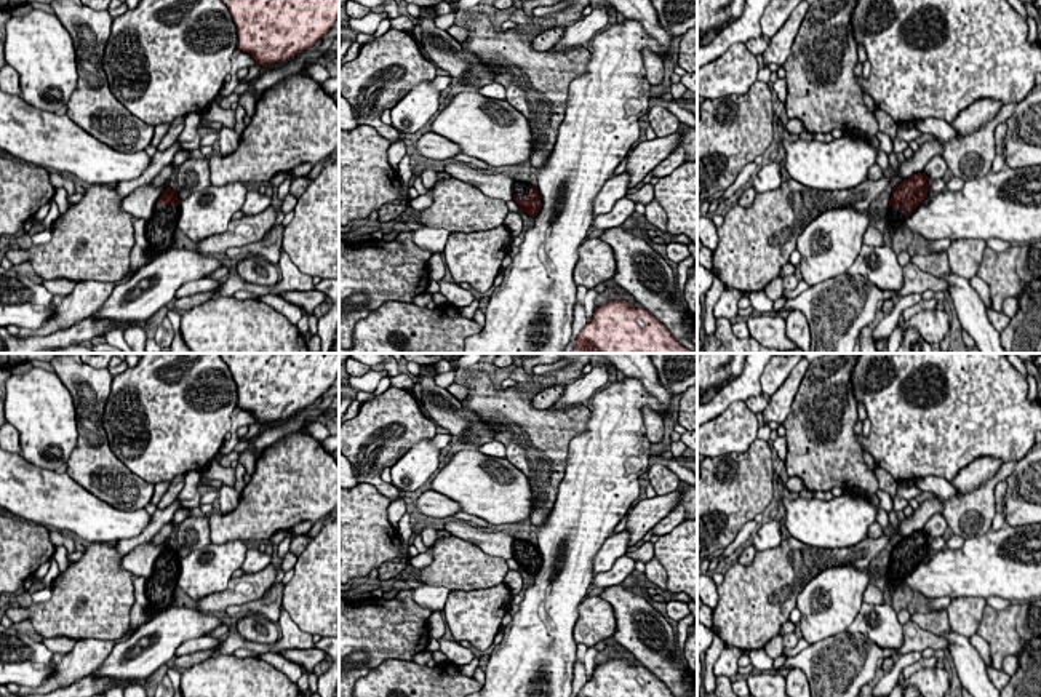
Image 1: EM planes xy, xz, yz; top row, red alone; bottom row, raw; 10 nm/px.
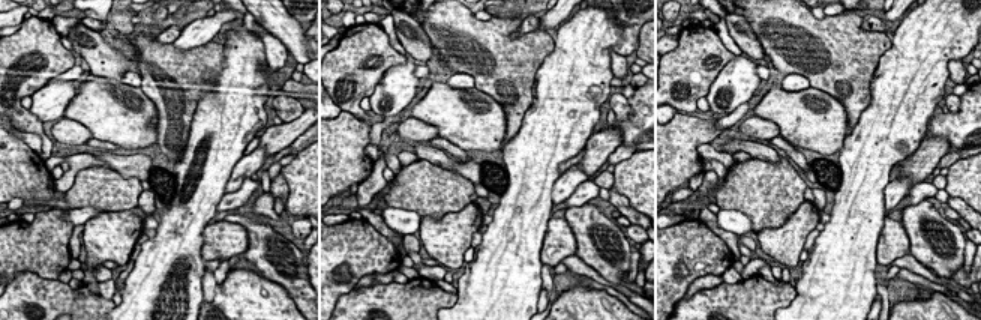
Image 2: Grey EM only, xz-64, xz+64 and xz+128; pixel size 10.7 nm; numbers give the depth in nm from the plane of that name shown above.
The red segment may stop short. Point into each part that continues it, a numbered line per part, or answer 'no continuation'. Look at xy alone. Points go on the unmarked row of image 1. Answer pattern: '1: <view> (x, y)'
1: xy (160, 589)

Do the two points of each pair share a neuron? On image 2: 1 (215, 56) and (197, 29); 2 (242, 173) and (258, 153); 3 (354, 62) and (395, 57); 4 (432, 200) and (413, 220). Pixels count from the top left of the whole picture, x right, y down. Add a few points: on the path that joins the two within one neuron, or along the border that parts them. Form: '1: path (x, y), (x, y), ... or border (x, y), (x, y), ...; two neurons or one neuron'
1: border (212, 39), (191, 48), (176, 48), (171, 44); two neurons
2: path (245, 169), (255, 158); one neuron
3: path (365, 54), (380, 53), (384, 56); one neuron
4: border (387, 206), (416, 211), (420, 218); two neurons

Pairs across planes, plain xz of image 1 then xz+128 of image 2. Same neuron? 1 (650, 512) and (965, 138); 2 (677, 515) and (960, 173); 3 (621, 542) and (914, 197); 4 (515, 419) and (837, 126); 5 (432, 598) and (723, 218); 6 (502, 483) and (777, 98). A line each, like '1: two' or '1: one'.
1: two
2: two
3: two
4: two
5: one
6: one

